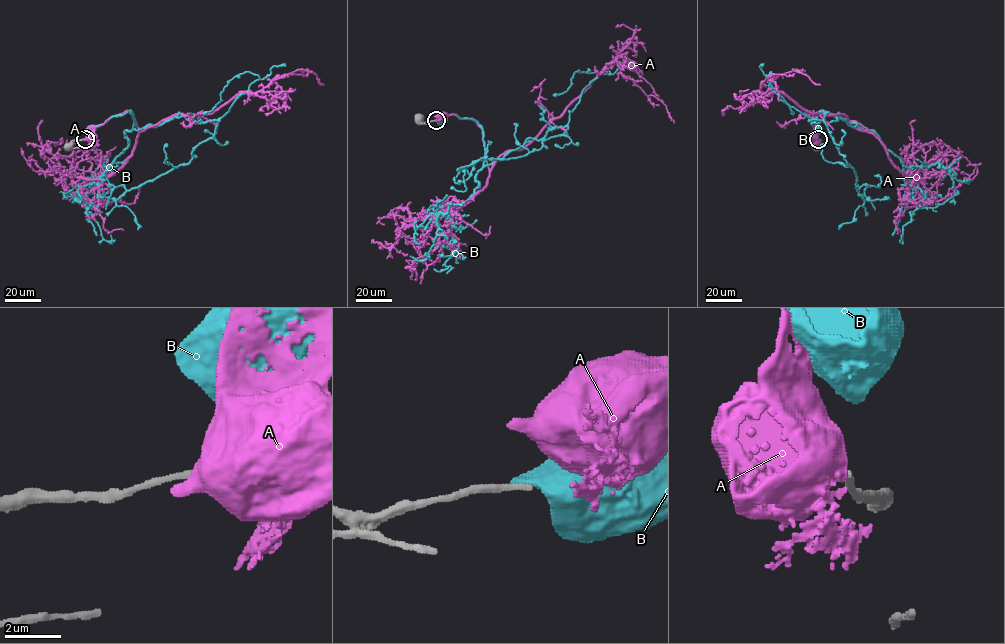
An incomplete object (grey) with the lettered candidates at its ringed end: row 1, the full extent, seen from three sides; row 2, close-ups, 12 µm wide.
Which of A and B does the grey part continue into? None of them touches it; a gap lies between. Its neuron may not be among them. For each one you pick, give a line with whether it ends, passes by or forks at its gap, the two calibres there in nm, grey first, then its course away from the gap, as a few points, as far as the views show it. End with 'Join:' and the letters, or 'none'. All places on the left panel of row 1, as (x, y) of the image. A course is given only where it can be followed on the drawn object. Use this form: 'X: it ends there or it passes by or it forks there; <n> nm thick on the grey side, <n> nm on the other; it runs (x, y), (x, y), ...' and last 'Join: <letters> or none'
Join: none

